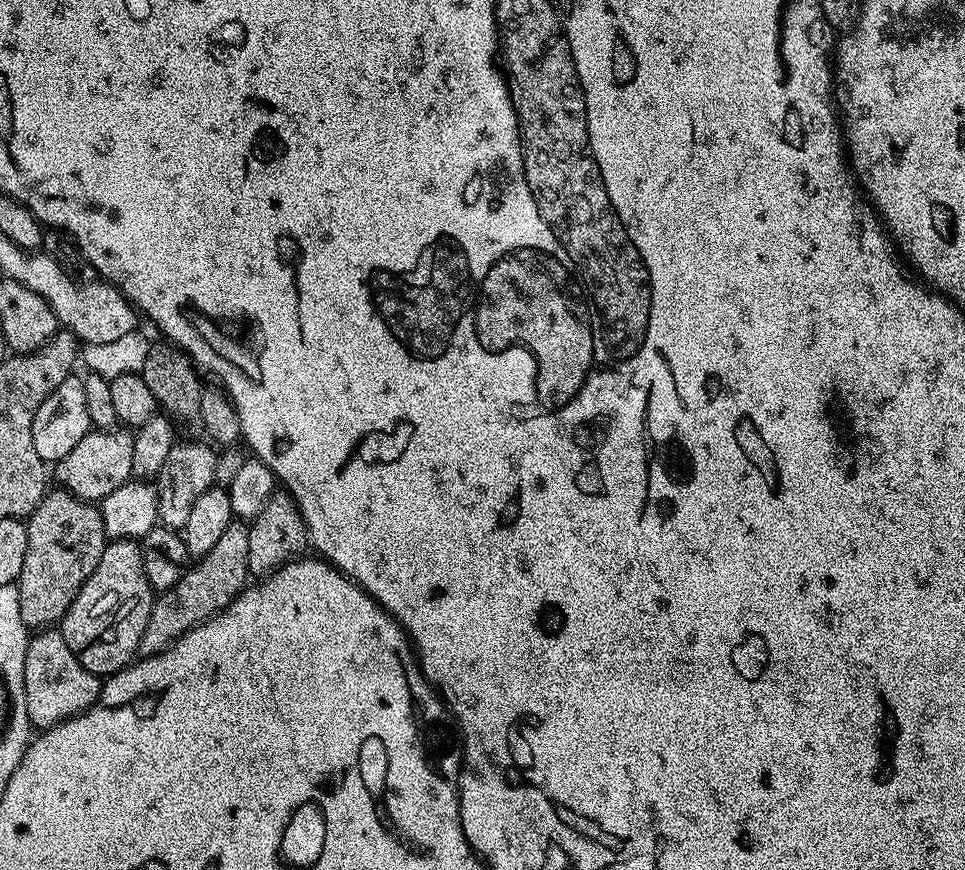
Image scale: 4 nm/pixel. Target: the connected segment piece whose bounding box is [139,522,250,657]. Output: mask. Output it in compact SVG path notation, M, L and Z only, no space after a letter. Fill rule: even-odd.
M234 522L231 524L226 530L226 534L222 534L222 538L218 538L218 542L214 545L214 550L210 550L210 554L199 557L185 571L184 577L175 586L170 590L159 593L155 597L152 613L146 622L146 630L142 634L139 651L141 657L156 656L159 652L164 652L167 648L171 648L179 636L186 634L190 629L195 628L197 624L201 624L204 620L209 620L211 616L216 616L220 612L223 612L224 609L230 606L230 602L235 600L244 591L250 580L250 573L248 571L248 555L250 554L248 529L249 525L244 522Z

